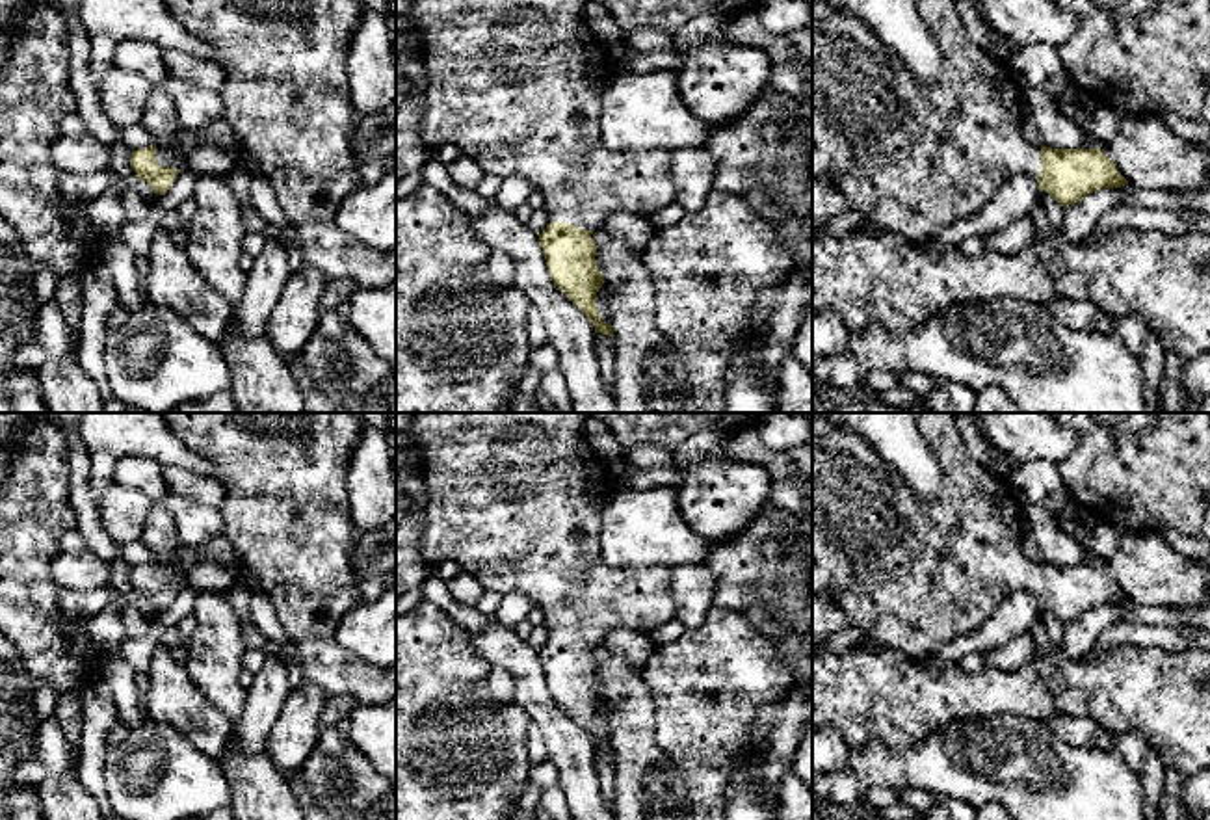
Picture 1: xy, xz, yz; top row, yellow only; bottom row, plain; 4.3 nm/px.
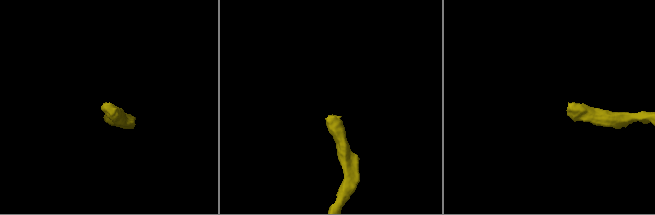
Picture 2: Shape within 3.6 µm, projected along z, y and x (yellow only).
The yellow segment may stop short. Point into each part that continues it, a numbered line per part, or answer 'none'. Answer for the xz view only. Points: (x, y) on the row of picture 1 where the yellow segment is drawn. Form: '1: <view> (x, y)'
1: xz (515, 84)

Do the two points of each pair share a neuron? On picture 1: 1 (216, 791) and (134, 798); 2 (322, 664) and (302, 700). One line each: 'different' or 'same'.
1: same
2: different

